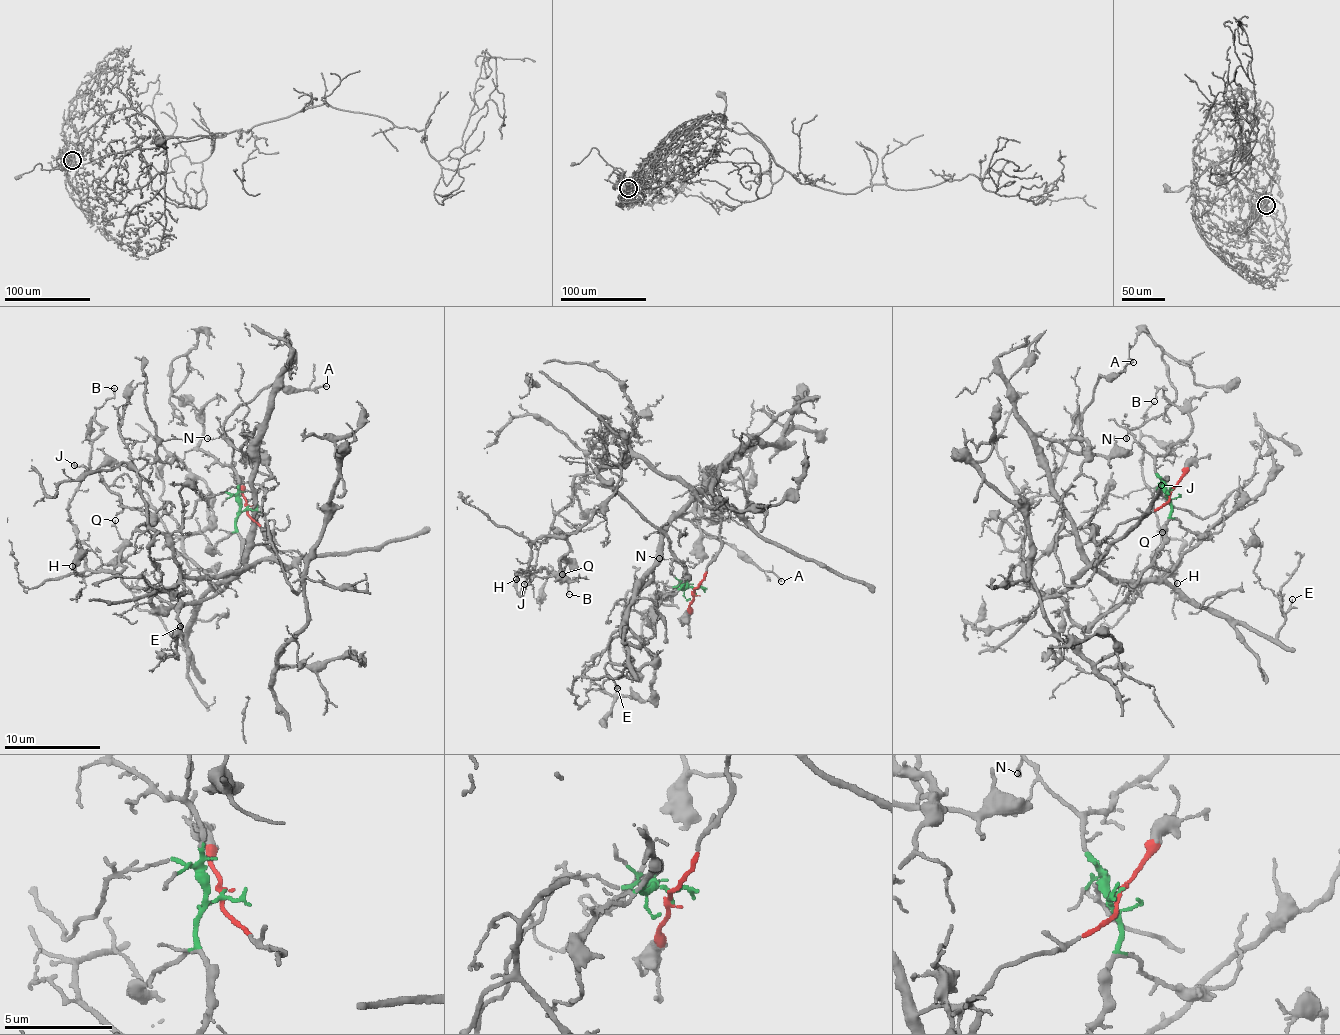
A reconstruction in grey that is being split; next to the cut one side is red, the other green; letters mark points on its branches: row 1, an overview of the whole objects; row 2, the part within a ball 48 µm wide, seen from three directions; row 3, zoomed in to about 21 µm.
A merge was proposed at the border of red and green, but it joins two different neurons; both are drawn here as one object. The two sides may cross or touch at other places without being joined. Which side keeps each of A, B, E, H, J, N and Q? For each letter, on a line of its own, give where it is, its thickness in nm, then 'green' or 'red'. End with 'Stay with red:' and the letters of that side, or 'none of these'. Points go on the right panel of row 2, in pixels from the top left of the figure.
A: at (1133, 362); 140 nm thick; red
B: at (1154, 401); 100 nm thick; green
E: at (1292, 599); 80 nm thick; red
H: at (1177, 583); 120 nm thick; green
J: at (1161, 485); 140 nm thick; green
N: at (1126, 438); 90 nm thick; green
Q: at (1162, 532); 140 nm thick; green
Stay with red: A, E

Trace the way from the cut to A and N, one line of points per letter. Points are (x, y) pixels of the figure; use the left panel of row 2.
A: (247, 507), (273, 533), (273, 546), (255, 544), (258, 427), (238, 449), (223, 421), (272, 385), (327, 386)
N: (247, 507), (242, 506), (237, 471), (232, 466), (231, 441), (223, 435), (206, 437)

